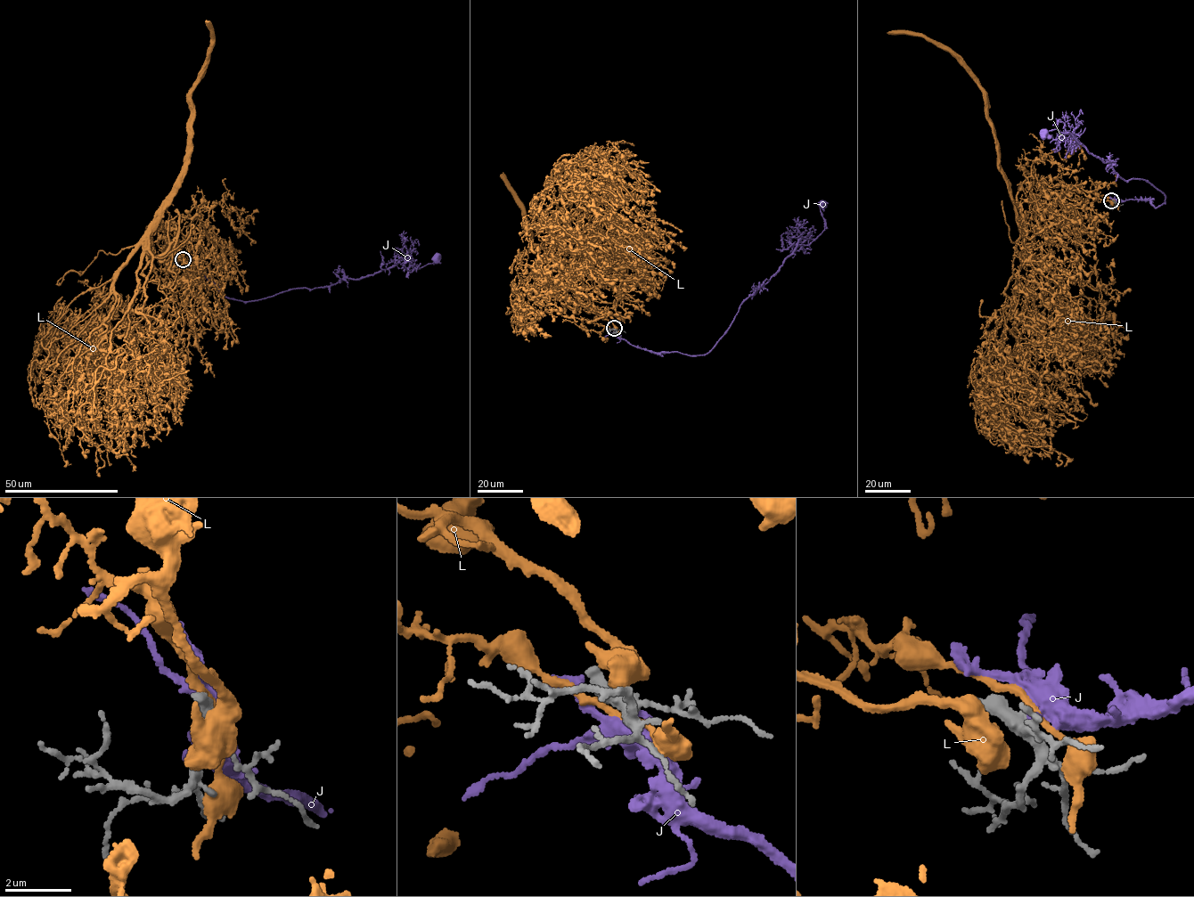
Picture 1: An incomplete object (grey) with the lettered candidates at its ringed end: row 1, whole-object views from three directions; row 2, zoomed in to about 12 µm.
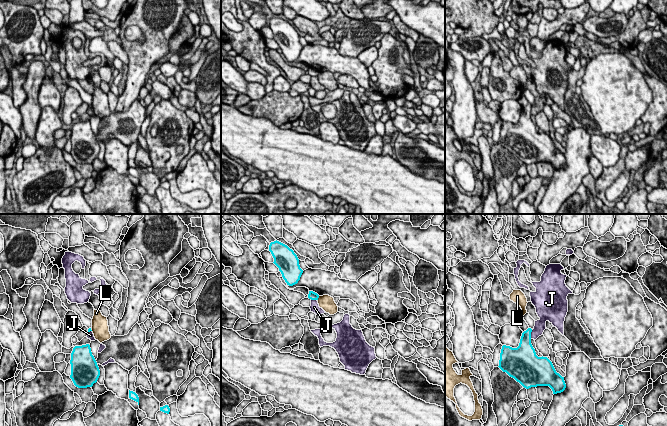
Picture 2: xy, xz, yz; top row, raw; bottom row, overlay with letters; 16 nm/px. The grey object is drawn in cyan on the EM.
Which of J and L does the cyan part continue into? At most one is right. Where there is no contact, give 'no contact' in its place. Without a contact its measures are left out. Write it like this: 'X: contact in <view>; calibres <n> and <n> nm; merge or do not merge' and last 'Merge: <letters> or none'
J: contact in yz; calibres 240 and 190 nm; do not merge
L: contact in xz; calibres 130 and 240 nm; do not merge
Merge: none

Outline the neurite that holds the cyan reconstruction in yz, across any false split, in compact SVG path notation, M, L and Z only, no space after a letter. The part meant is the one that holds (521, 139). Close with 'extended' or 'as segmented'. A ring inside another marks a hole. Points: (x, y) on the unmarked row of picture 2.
M532 105L522 109L519 122L512 124L503 121L500 129L499 144L514 154L524 164L549 162L553 170L565 166L564 153L556 148L547 133L538 133L531 120Z | as segmented

